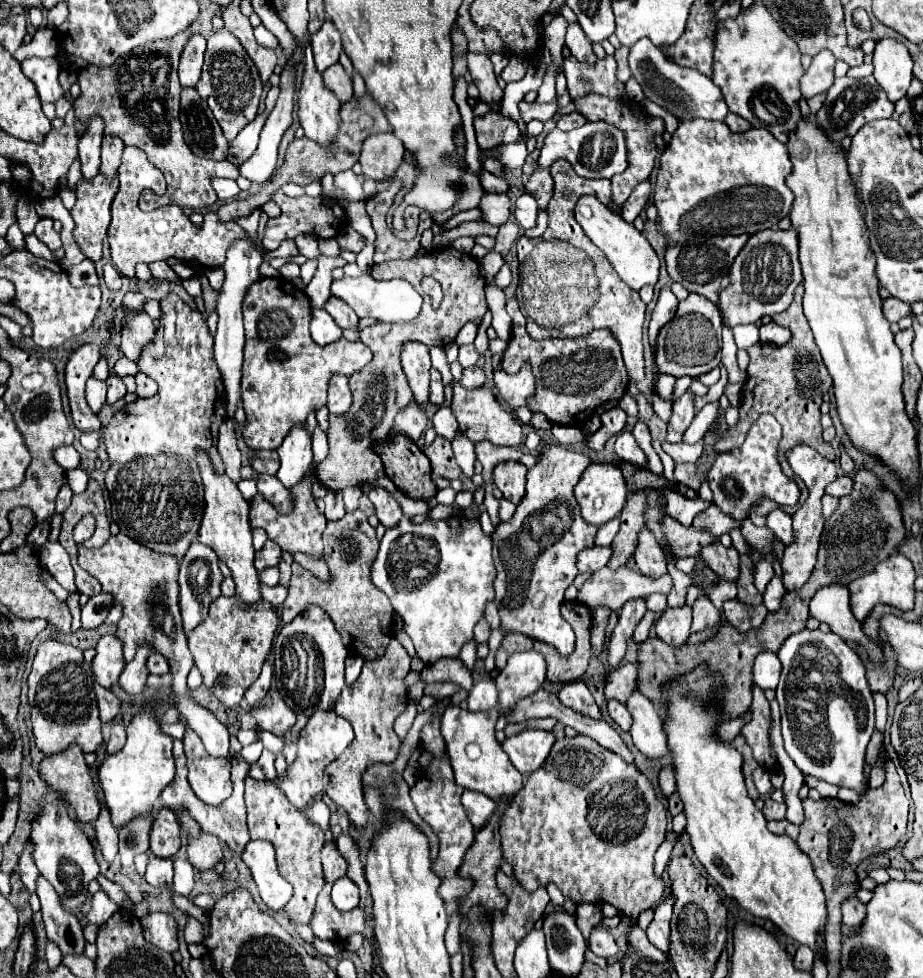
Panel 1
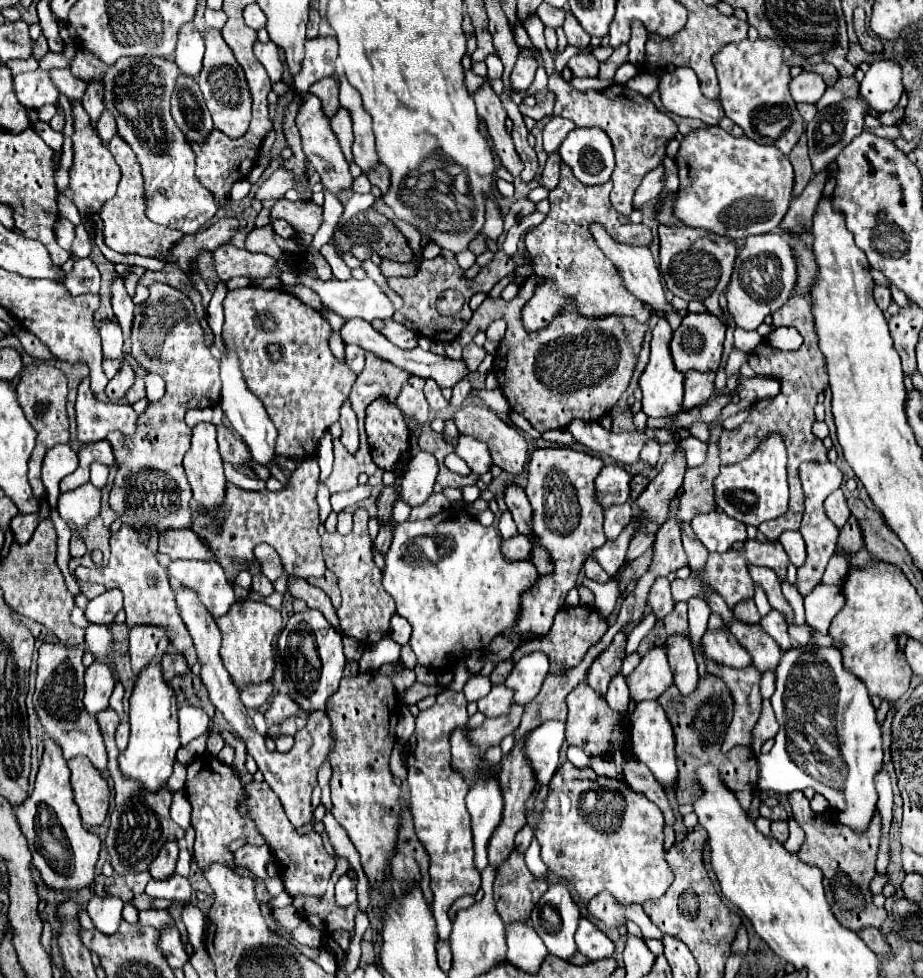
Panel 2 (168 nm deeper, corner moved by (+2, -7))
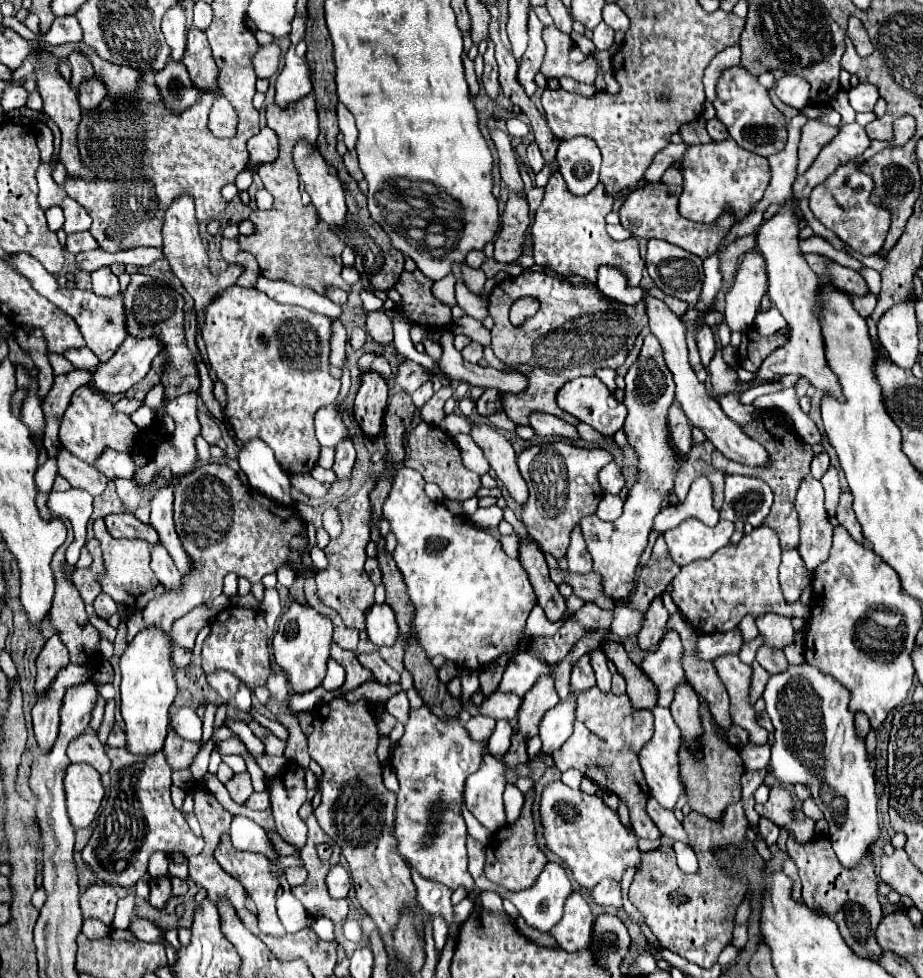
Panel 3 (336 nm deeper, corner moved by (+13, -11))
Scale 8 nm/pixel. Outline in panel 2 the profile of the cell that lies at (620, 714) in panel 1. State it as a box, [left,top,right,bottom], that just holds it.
[605,673,629,713]

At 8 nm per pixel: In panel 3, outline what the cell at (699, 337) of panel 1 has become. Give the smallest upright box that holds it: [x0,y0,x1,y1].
[694,323,716,367]

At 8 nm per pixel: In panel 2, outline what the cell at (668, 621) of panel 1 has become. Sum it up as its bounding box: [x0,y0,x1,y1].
[667,635,699,695]

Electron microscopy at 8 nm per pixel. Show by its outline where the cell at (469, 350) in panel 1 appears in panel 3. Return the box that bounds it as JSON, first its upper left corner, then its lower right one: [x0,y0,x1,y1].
[462,343,484,363]

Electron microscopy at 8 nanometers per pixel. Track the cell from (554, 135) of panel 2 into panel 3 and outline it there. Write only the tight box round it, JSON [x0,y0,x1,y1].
[528,141,544,173]

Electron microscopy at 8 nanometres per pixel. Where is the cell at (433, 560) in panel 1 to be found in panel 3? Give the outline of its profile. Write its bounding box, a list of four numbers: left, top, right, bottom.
[382,467,536,669]

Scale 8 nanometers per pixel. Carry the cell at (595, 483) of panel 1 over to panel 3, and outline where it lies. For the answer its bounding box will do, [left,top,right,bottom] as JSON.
[598,461,624,495]

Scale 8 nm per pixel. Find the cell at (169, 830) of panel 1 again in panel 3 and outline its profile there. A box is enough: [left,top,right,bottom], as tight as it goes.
[148,875,170,909]

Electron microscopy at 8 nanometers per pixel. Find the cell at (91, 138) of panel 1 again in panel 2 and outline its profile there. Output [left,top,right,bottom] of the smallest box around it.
[81,79,105,125]

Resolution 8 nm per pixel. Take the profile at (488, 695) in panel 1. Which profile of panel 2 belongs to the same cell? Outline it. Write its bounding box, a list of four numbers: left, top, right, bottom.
[477,685,515,717]

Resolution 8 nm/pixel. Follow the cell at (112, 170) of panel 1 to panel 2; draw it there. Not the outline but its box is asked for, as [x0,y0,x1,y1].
[97,109,117,143]

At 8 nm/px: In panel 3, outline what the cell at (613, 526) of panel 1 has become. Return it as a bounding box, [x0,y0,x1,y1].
[596,495,624,523]

